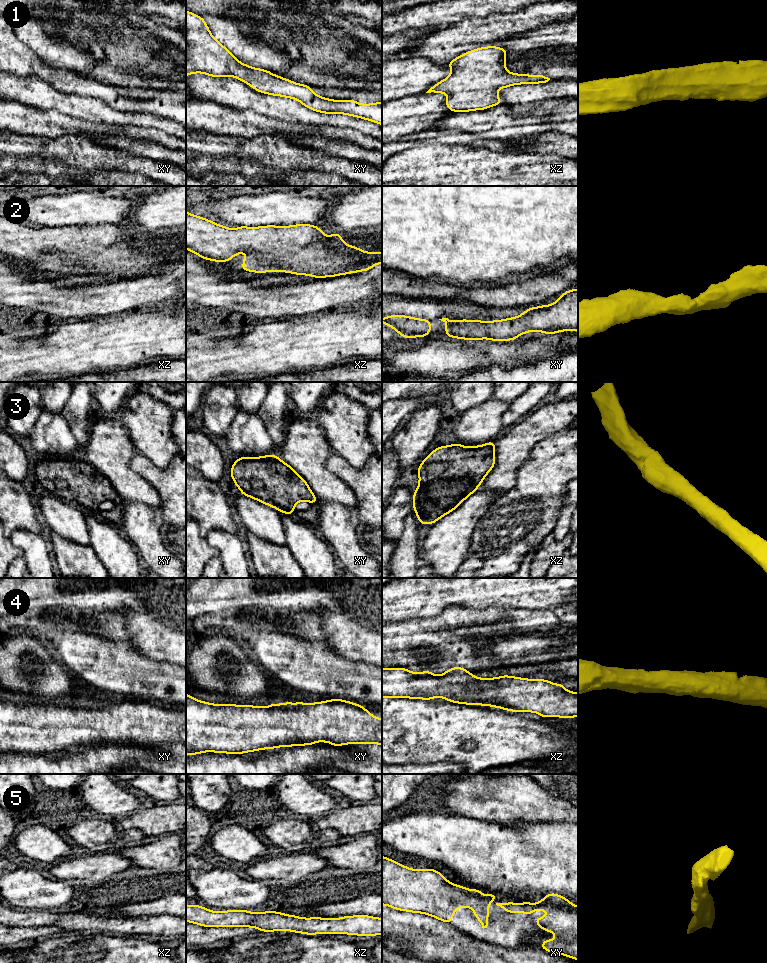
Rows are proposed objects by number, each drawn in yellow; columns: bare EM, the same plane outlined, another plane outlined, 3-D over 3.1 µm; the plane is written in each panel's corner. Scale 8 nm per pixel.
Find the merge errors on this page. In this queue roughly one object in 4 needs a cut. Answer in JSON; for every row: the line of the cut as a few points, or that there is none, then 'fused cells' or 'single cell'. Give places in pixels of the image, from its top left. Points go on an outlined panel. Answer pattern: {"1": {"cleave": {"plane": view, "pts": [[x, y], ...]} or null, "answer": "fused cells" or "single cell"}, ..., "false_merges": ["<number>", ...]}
{"1": {"cleave": null, "answer": "single cell"}, "2": {"cleave": null, "answer": "single cell"}, "3": {"cleave": null, "answer": "single cell"}, "4": {"cleave": null, "answer": "single cell"}, "5": {"cleave": null, "answer": "single cell"}, "false_merges": []}

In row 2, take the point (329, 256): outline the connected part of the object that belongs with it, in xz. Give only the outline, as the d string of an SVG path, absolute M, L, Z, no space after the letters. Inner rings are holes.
M186 211L186 249L204 260L228 262L236 254L247 253L243 271L288 272L315 278L334 277L370 270L382 263L382 252L364 252L342 241L342 235L324 236L321 228L309 224L261 226L230 229Z

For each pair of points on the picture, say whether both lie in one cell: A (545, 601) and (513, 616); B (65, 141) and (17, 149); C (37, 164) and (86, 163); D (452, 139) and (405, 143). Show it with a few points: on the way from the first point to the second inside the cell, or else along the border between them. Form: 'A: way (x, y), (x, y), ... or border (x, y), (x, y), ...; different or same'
A: border (505, 607), (549, 609), (551, 611); different
B: way (53, 146), (29, 146); same
C: border (34, 155), (54, 158), (58, 161); different
D: way (440, 137), (417, 138); same

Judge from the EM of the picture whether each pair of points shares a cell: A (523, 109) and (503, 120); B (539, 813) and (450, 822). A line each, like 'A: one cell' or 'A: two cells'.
A: two cells
B: two cells

